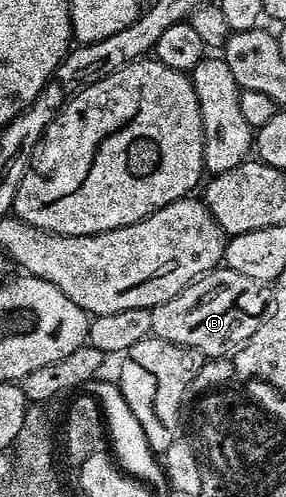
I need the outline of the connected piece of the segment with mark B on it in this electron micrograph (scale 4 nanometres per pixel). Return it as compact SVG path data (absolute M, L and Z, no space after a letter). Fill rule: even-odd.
M221 265L182 289L178 297L170 297L170 301L162 301L162 305L151 308L152 335L199 351L204 357L227 356L244 344L264 322L270 307L269 292L267 295L264 291L267 291L265 284L242 277L242 273L234 273Z

